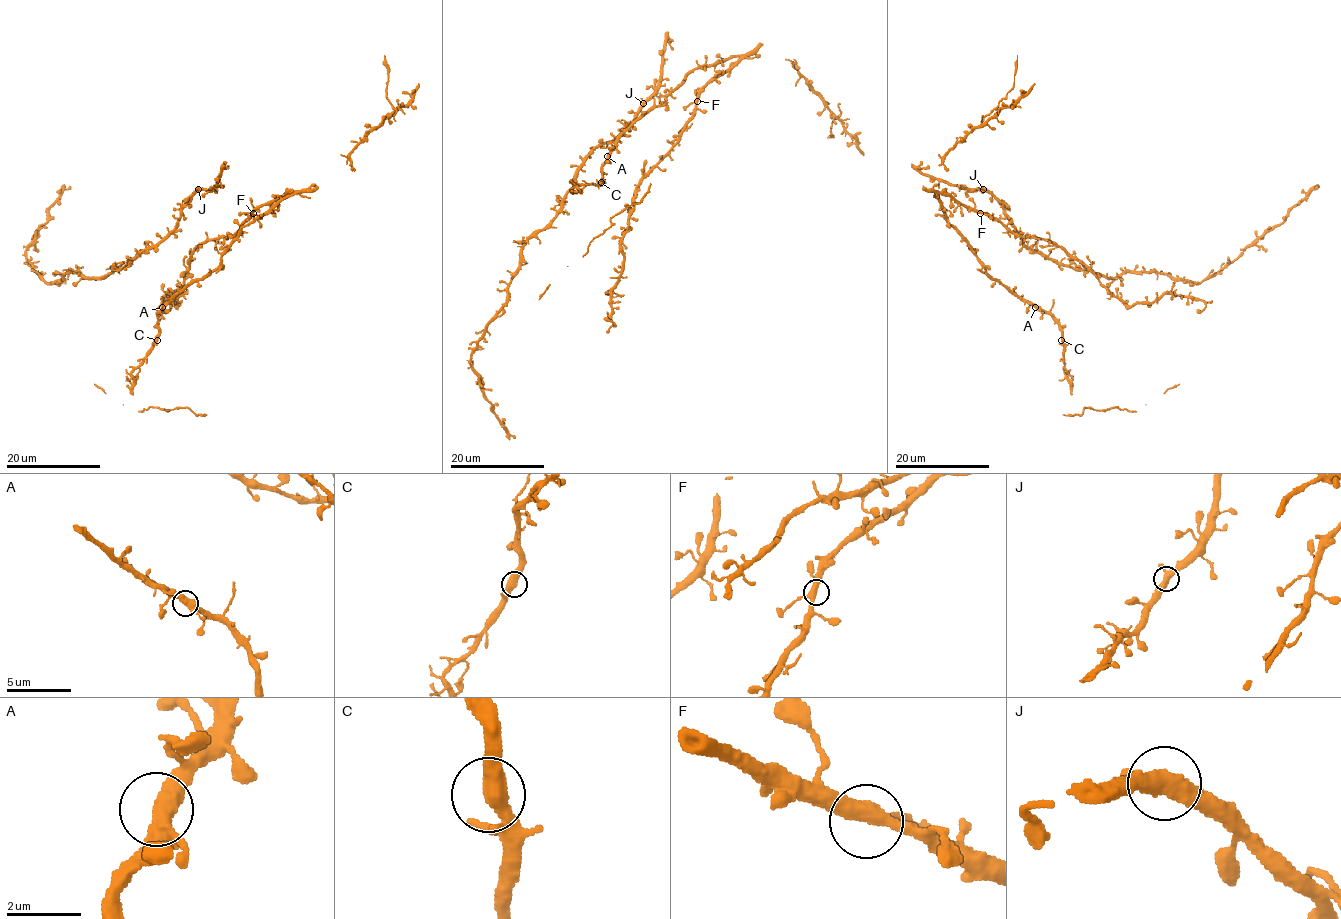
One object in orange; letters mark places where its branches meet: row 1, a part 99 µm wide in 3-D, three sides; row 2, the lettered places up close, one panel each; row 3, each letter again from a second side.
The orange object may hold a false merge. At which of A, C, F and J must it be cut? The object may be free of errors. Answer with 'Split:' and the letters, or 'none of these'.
Split: none of these

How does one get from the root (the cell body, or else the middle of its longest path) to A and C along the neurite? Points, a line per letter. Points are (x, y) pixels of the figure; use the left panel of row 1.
A: (250, 211), (295, 193), (281, 198), (248, 223), (216, 267), (201, 278), (193, 279), (162, 307)
C: (250, 211), (295, 193), (281, 198), (248, 223), (221, 263), (193, 279), (158, 313), (157, 340)

